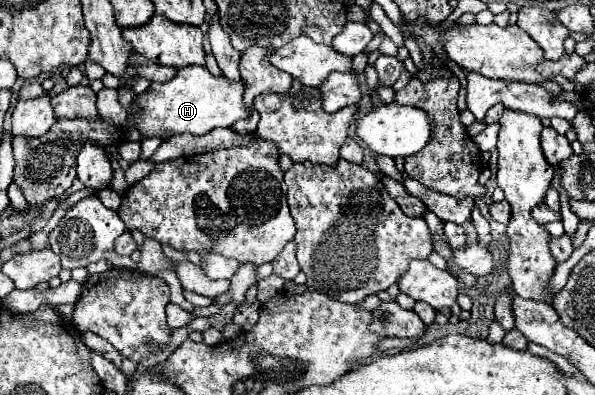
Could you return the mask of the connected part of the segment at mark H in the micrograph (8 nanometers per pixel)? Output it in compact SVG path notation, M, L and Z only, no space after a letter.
M184 67L168 83L152 83L148 91L140 95L138 113L134 115L136 127L142 137L168 139L172 135L192 133L204 135L216 127L230 127L234 121L244 119L250 111L244 105L244 81L228 81L226 77L214 77L206 67Z

